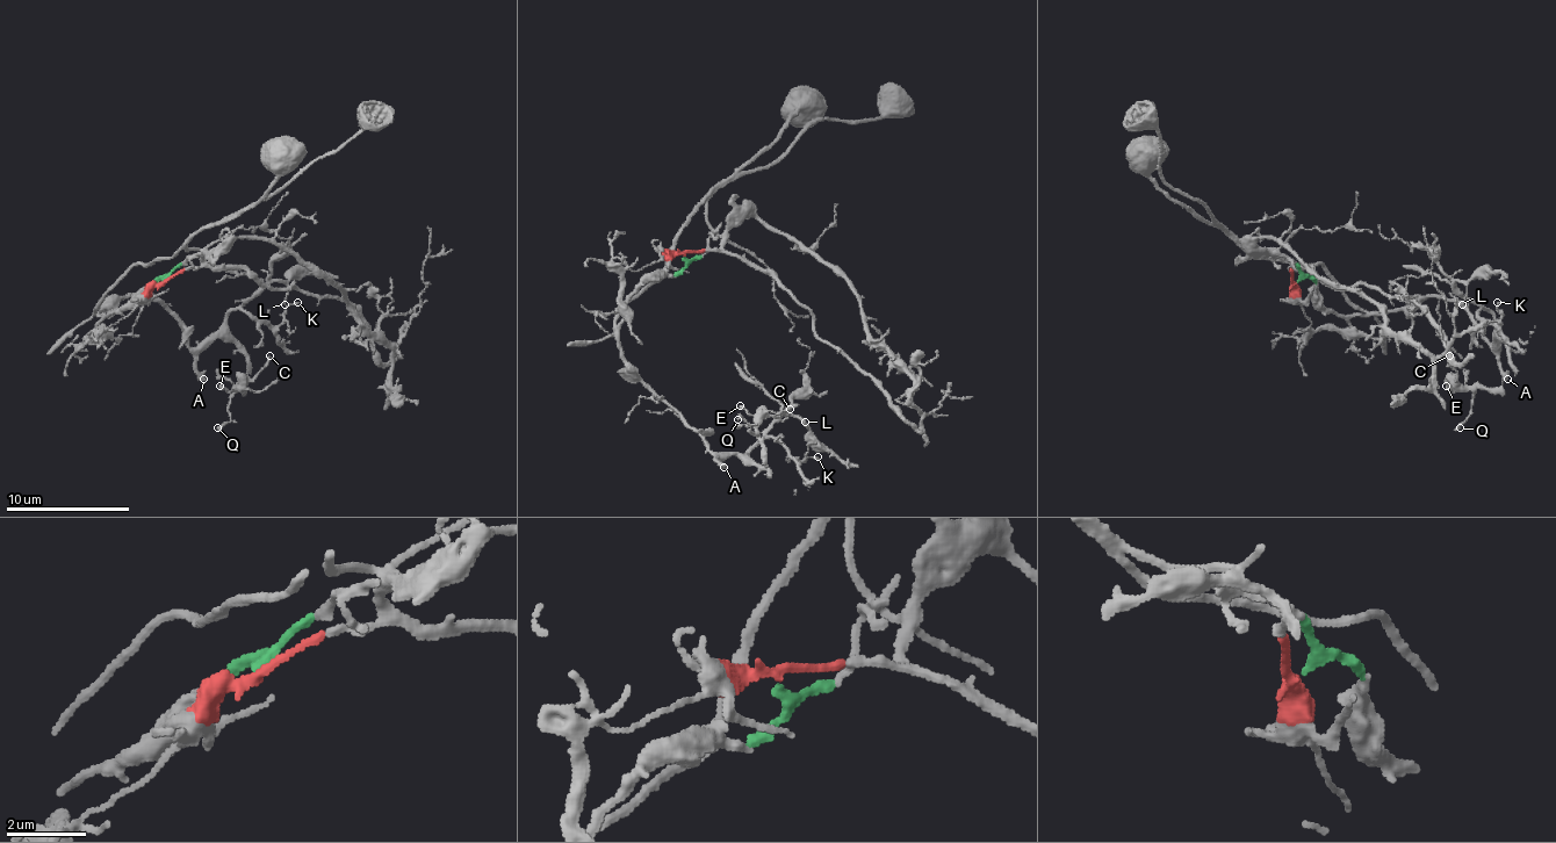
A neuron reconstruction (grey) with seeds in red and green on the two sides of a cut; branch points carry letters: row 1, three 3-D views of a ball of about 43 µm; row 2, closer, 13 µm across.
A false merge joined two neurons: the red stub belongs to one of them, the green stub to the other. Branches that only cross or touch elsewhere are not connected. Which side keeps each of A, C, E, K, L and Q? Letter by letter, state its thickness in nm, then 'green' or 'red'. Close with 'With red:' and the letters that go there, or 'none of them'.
A: 320 nm thick; green
C: 160 nm thick; green
E: 160 nm thick; green
K: 110 nm thick; green
L: 100 nm thick; green
Q: 170 nm thick; green
With red: none of them

